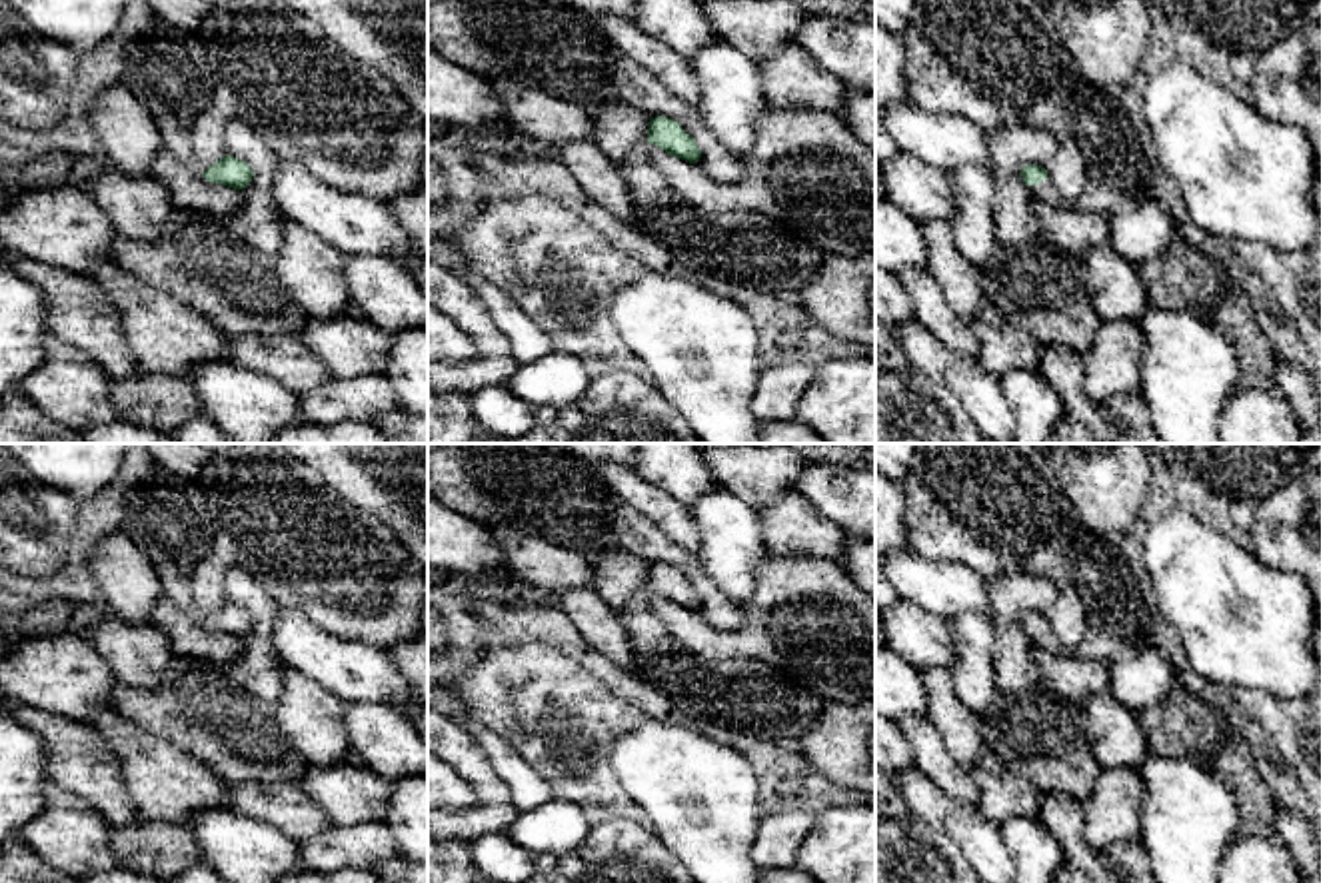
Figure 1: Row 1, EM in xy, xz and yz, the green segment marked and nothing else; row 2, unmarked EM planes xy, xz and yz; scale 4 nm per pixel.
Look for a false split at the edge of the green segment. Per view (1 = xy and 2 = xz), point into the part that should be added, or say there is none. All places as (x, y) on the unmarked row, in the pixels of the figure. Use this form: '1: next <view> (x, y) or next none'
1: next none
2: next none

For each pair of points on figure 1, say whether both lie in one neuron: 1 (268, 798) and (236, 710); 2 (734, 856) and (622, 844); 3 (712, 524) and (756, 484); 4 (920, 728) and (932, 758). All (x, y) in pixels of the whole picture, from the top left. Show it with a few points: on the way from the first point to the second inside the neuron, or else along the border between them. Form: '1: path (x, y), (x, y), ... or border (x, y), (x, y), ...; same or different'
1: border (224, 780), (296, 782); different
2: border (650, 830), (682, 862); different
3: border (722, 484), (756, 510); different
4: path (922, 736), (928, 750); same

